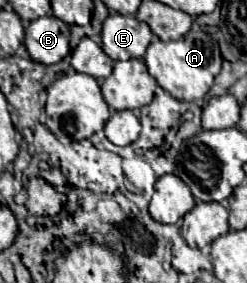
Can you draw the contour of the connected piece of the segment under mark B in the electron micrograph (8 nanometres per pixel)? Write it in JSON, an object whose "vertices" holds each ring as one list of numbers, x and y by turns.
{"vertices":[[39,17,31,21,25,29,25,47,33,61,43,65,59,63,65,55,69,55,69,26,57,17]]}

